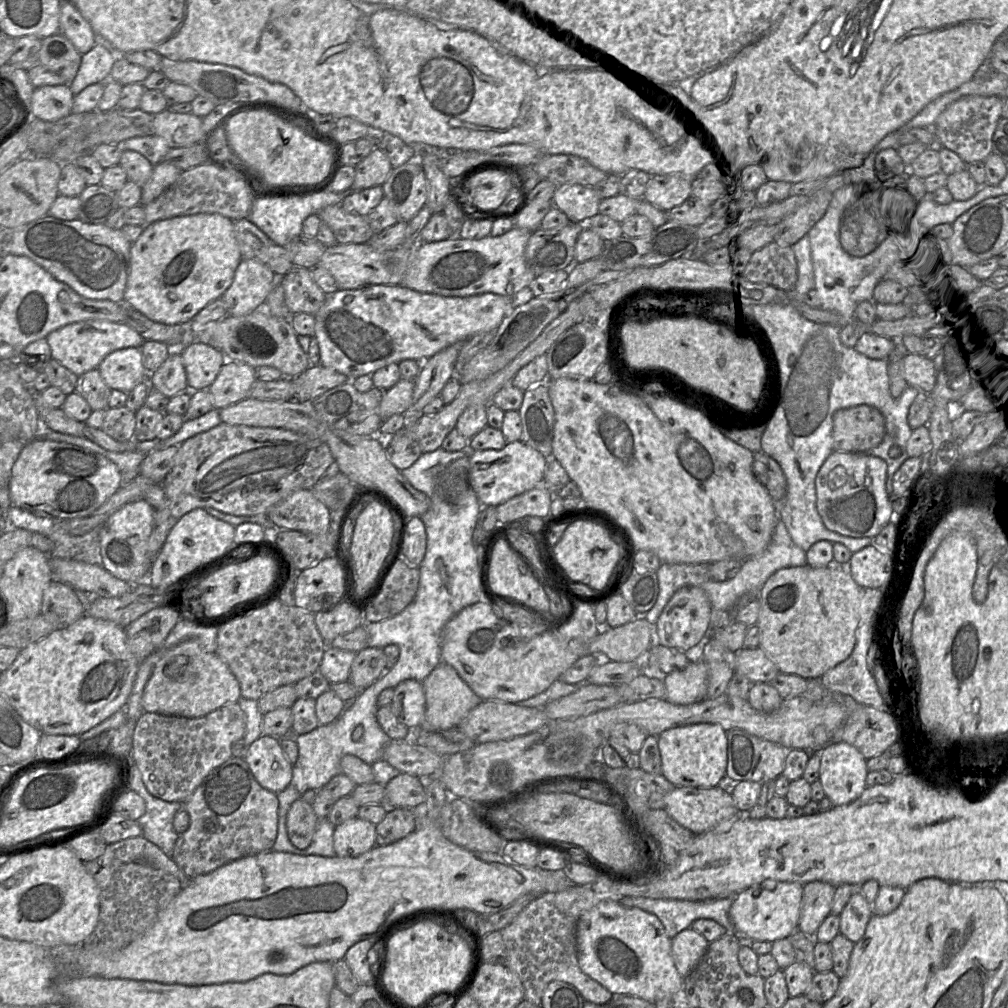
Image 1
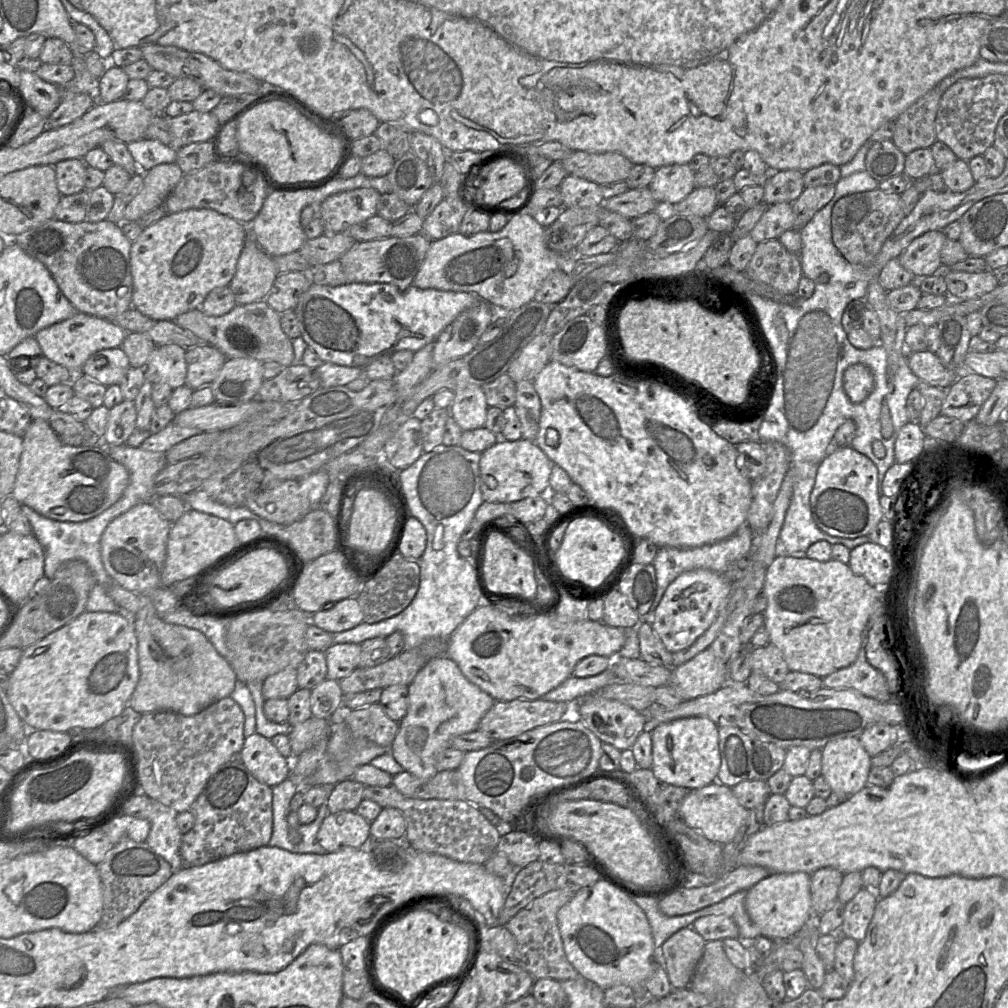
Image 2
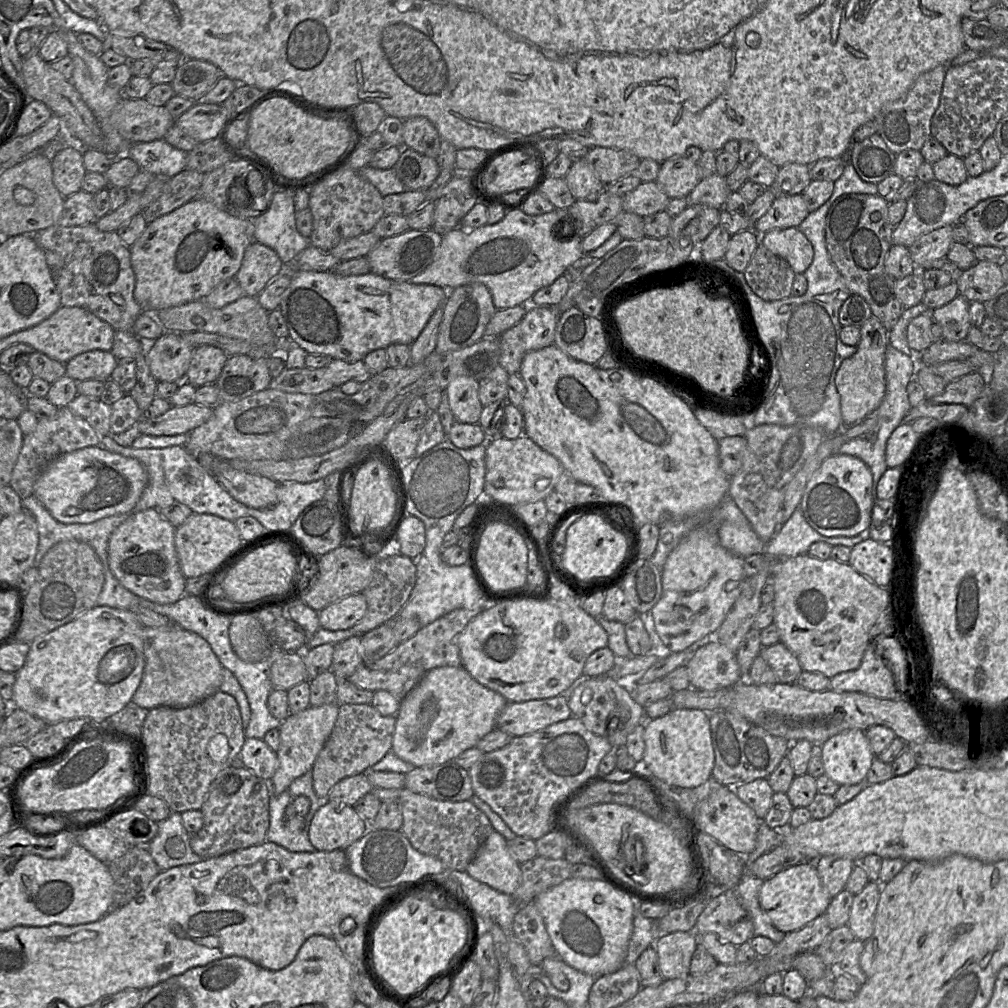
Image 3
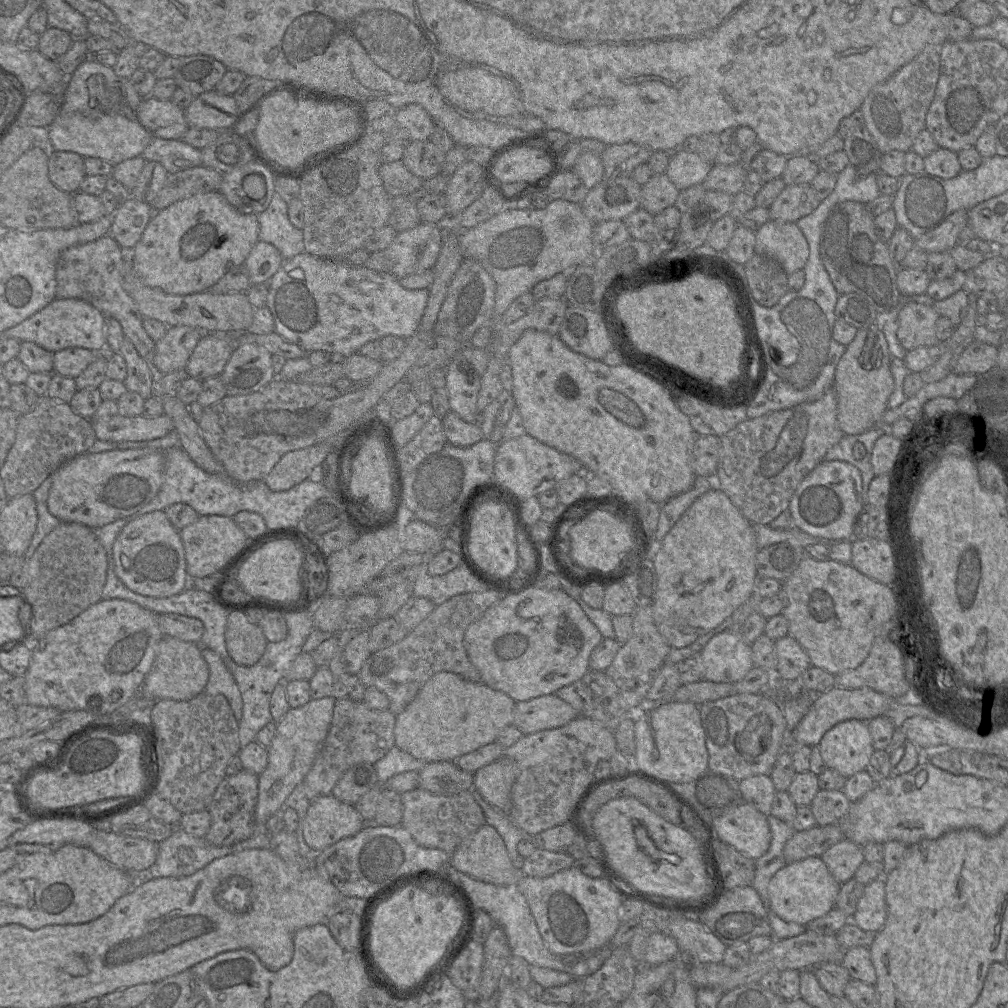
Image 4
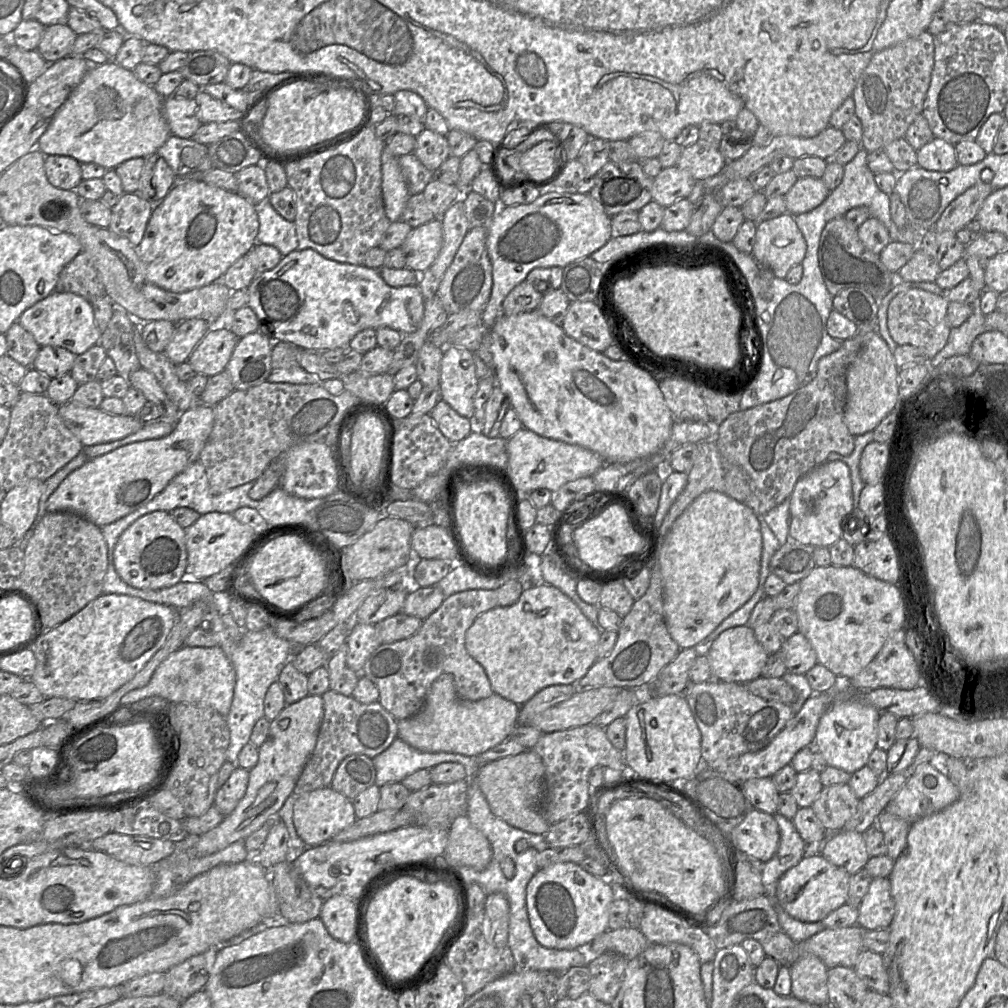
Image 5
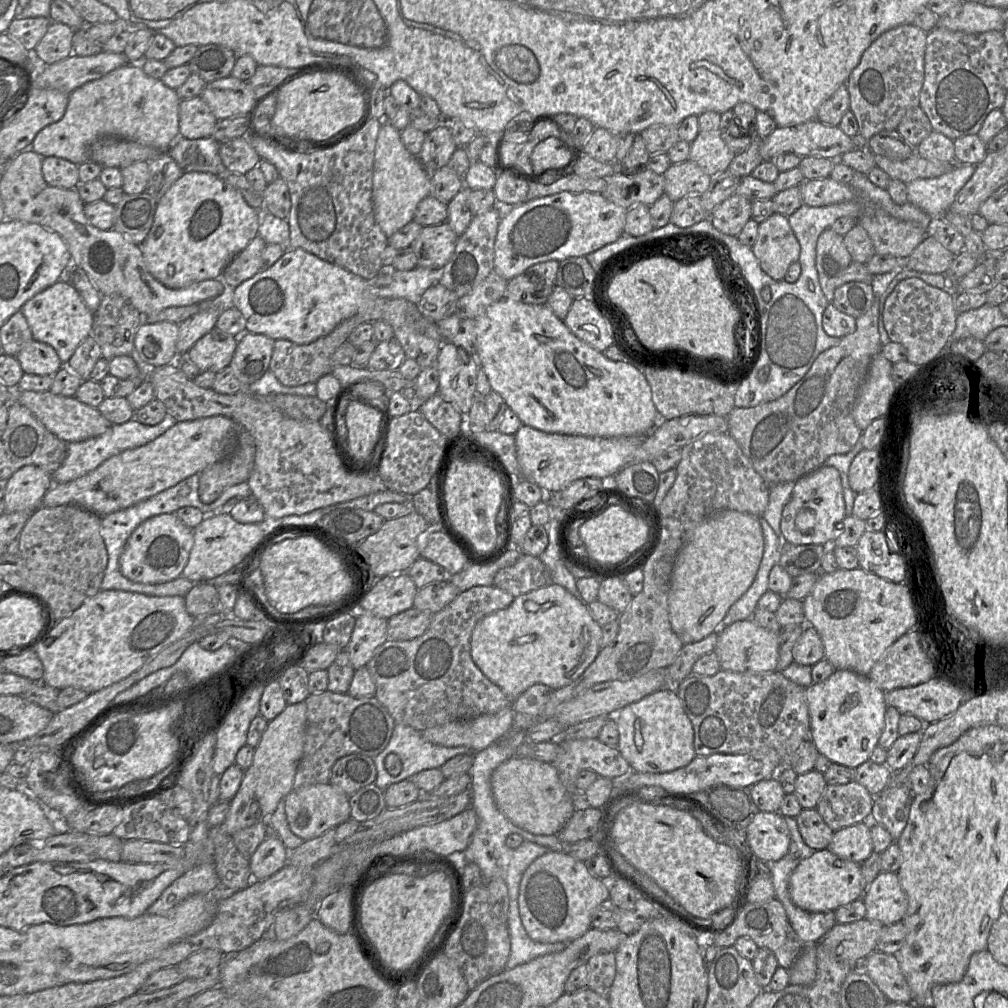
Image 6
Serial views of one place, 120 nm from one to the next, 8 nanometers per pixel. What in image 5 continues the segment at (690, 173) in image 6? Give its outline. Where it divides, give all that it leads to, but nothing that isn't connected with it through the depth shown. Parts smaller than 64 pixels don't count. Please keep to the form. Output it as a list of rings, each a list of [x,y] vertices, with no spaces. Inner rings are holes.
[[[677,166],[662,169],[653,179],[652,200],[667,208],[680,199],[688,198],[695,182],[690,174]]]

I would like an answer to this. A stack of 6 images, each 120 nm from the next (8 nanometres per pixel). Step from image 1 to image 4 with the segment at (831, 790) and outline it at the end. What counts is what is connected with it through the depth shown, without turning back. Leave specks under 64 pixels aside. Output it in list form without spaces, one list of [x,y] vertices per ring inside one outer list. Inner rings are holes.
[[[846,720],[823,735],[817,747],[826,768],[846,778],[866,769],[875,751],[867,722]]]

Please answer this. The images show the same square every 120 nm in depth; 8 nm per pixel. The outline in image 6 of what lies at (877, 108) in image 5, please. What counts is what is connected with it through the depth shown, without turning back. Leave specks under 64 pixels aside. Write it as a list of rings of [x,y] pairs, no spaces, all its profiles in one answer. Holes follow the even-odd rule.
[[[903,24],[883,32],[863,52],[858,64],[846,79],[850,111],[854,114],[858,133],[866,140],[885,130],[896,130],[908,109],[919,106],[924,81],[927,33],[913,24]]]

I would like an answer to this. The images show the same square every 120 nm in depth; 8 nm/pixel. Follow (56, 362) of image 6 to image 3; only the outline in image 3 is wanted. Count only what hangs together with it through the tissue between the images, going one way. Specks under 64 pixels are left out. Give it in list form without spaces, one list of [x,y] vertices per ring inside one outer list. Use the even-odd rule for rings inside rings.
[[[89,350],[65,363],[66,376],[75,381],[97,379],[106,381],[118,364],[111,351]]]

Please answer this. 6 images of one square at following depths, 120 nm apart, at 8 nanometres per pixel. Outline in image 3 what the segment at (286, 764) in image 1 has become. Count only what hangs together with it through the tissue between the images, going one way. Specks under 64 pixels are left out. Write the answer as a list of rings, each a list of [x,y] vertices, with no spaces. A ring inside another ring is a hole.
[[[246,738],[240,755],[245,768],[261,779],[271,780],[277,770],[276,752],[263,739]]]

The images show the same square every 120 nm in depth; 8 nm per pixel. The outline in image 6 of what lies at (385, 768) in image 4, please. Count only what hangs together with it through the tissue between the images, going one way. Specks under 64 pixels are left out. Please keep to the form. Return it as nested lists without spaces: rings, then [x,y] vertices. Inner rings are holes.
[[[396,723],[388,745],[378,755],[372,757],[377,771],[374,783],[382,791],[385,791],[390,785],[409,779],[420,771],[442,767],[444,763],[456,755],[471,754],[474,756],[474,753],[465,746],[446,747],[433,744],[422,737],[421,731],[408,725]],[[390,753],[398,755],[402,764],[400,772],[399,769],[397,771],[391,771],[389,767],[388,770],[386,769],[385,759]]]

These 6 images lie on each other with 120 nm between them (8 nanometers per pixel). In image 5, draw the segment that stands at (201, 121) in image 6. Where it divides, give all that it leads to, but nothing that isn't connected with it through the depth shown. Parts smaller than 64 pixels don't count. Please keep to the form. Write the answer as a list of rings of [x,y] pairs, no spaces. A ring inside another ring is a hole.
[[[171,96],[164,99],[163,116],[166,119],[171,135],[184,139],[193,137],[202,125],[197,117],[195,99]]]

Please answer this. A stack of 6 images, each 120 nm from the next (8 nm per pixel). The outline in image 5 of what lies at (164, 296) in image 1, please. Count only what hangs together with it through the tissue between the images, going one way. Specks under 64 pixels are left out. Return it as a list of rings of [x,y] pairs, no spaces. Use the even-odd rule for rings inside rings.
[[[190,180],[175,184],[167,195],[158,203],[155,204],[151,217],[146,226],[142,241],[137,246],[138,255],[144,265],[145,274],[149,281],[155,285],[171,291],[185,292],[194,288],[199,288],[213,282],[221,281],[222,276],[227,269],[236,262],[239,258],[247,254],[257,242],[257,234],[259,230],[258,206],[254,205],[249,199],[240,195],[237,192],[232,192],[209,185],[200,180]]]

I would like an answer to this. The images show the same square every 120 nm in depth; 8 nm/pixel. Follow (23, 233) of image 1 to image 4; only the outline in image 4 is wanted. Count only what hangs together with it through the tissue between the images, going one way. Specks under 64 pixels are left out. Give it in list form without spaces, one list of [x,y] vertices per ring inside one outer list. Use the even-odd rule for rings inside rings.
[[[111,235],[93,242],[78,244],[64,250],[56,267],[56,298],[74,298],[86,301],[105,317],[117,319],[125,337],[135,346],[139,355],[153,367],[155,342],[146,333],[136,303],[122,287],[122,265],[127,251]]]

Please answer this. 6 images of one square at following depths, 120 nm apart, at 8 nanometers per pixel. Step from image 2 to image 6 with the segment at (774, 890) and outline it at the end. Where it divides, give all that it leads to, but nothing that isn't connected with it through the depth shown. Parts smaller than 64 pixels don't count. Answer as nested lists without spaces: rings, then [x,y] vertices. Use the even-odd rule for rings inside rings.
[[[828,849],[816,850],[809,858],[801,861],[789,878],[789,892],[792,902],[802,910],[813,913],[835,911],[841,906],[862,898],[866,889],[861,864],[843,859]]]

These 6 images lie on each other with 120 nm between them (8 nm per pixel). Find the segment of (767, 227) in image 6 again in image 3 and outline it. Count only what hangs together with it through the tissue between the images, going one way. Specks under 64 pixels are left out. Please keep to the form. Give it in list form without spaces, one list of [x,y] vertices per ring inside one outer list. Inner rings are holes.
[[[795,227],[771,230],[760,236],[760,244],[786,260],[796,274],[803,274],[813,261],[813,246]]]

